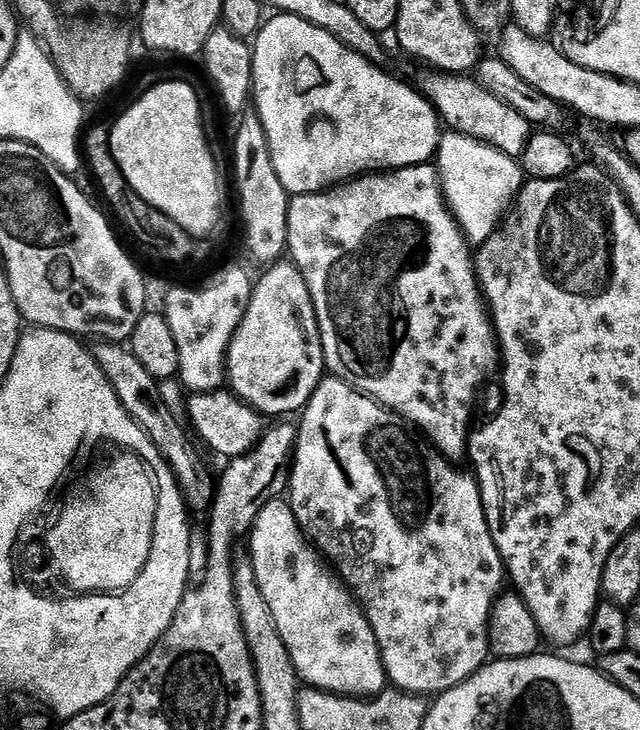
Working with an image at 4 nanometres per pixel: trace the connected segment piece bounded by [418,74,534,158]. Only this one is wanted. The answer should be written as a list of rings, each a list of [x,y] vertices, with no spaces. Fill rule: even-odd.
[[[428,74],[418,83],[419,91],[428,99],[432,107],[436,109],[437,116],[451,131],[461,132],[463,136],[472,136],[481,140],[483,144],[489,144],[499,148],[502,154],[513,158],[524,155],[524,148],[528,145],[528,139],[534,135],[533,125],[529,124],[518,110],[506,106],[494,94],[490,94],[483,86],[468,74]]]

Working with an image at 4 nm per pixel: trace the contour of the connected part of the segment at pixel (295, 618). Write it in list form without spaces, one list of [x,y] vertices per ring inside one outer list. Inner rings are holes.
[[[287,499],[268,500],[250,529],[258,586],[266,594],[274,626],[290,650],[296,674],[313,689],[337,696],[372,698],[386,688],[384,663],[374,630],[347,584],[300,531]]]

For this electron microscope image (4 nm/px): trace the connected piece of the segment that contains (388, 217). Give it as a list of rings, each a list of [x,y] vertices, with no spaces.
[[[431,163],[415,164],[409,168],[397,168],[389,170],[383,174],[365,174],[357,179],[349,180],[337,187],[329,188],[322,192],[311,192],[305,196],[292,196],[288,202],[288,246],[286,249],[287,255],[290,257],[291,263],[295,264],[296,269],[304,275],[308,283],[308,289],[312,295],[314,302],[314,310],[318,318],[318,326],[320,327],[320,337],[322,338],[322,350],[324,351],[324,363],[327,371],[331,373],[335,379],[345,380],[353,388],[363,392],[365,396],[370,396],[379,404],[383,404],[392,412],[397,412],[405,422],[417,427],[433,444],[443,456],[448,457],[453,462],[463,461],[466,456],[468,447],[468,438],[470,435],[470,427],[468,428],[468,419],[472,416],[472,399],[476,396],[476,391],[480,388],[480,383],[484,380],[484,368],[488,368],[492,363],[497,363],[498,360],[498,341],[494,335],[494,329],[490,321],[489,313],[486,311],[486,305],[482,299],[482,293],[476,282],[476,273],[474,271],[474,256],[470,251],[470,245],[462,235],[459,224],[456,223],[455,216],[452,215],[445,199],[444,193],[440,186],[440,178],[437,169]]]

